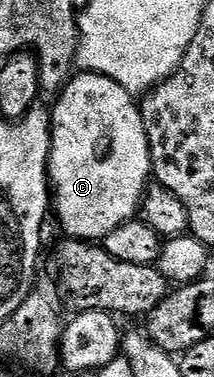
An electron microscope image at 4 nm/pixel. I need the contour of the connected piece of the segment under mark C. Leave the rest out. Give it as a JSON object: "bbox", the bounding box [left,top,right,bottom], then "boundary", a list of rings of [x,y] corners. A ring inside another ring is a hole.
{"bbox":[49,71,153,241],"boundary":[[[93,71],[74,74],[56,99],[57,104],[51,107],[53,140],[49,150],[51,207],[55,215],[57,211],[57,219],[68,238],[103,241],[140,212],[145,189],[151,182],[153,166],[141,108],[123,85]]]}

